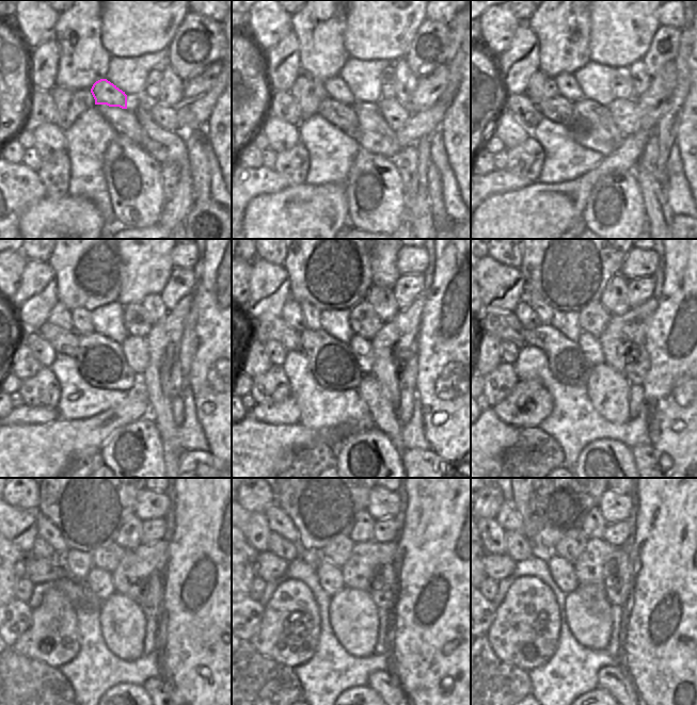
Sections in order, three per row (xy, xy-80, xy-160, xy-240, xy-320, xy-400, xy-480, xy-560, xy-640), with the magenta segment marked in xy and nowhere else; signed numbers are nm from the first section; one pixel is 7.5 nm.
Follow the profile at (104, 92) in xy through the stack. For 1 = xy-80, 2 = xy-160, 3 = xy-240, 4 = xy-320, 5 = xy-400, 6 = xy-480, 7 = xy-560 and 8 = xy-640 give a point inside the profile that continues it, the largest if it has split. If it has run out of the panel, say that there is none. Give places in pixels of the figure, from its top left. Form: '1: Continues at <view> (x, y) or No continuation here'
1: Continues at xy-80 (336, 89)
2: Continues at xy-160 (568, 87)
3: Continues at xy-240 (80, 318)
4: Continues at xy-320 (311, 314)
5: Continues at xy-400 (543, 310)
6: Continues at xy-480 (47, 530)
7: Continues at xy-560 (279, 522)
8: Continues at xy-640 (508, 517).

